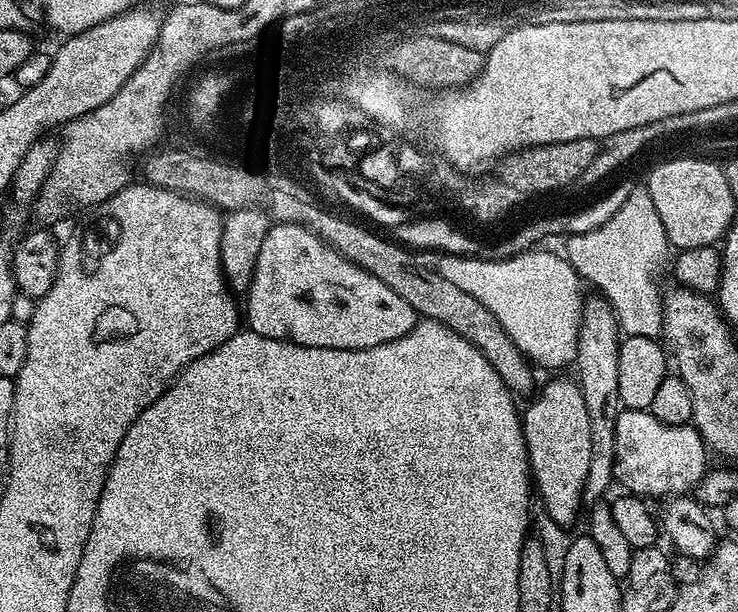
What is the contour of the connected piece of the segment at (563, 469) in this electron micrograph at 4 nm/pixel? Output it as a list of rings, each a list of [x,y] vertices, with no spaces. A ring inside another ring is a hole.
[[[569,378],[569,380],[552,380],[544,389],[539,389],[540,397],[529,406],[528,409],[523,409],[522,423],[524,426],[524,441],[528,447],[528,467],[530,469],[530,475],[532,483],[534,485],[535,495],[544,503],[544,512],[553,520],[556,524],[572,524],[576,520],[576,515],[582,511],[582,505],[576,500],[576,391],[579,390],[579,383],[575,379]]]

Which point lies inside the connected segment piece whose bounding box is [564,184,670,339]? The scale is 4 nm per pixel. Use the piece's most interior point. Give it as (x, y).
(621, 258)

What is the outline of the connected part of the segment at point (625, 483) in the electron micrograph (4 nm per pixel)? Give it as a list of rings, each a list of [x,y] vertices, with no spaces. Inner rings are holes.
[[[639,408],[621,411],[614,434],[614,454],[616,457],[612,474],[615,483],[621,484],[624,487],[621,489],[625,493],[641,498],[649,498],[648,496],[667,498],[691,493],[693,490],[699,489],[700,479],[710,468],[710,463],[708,464],[709,449],[695,426],[692,424],[666,426],[666,422],[658,422],[658,418],[654,418],[651,412]]]

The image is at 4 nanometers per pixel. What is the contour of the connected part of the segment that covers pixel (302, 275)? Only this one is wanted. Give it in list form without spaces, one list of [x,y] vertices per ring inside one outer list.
[[[276,222],[269,227],[266,238],[262,242],[262,251],[258,253],[258,266],[254,266],[254,278],[251,286],[248,287],[246,299],[248,299],[246,324],[251,331],[266,338],[288,340],[292,344],[301,344],[311,348],[349,348],[350,350],[358,350],[359,348],[382,346],[386,342],[394,342],[398,338],[402,338],[418,322],[417,314],[410,306],[410,302],[405,302],[404,299],[398,298],[398,294],[394,294],[394,290],[390,290],[390,286],[386,286],[386,282],[378,282],[378,278],[374,278],[374,274],[370,274],[364,268],[359,268],[354,262],[350,262],[345,256],[338,254],[329,244],[319,240],[303,224],[282,224]]]

